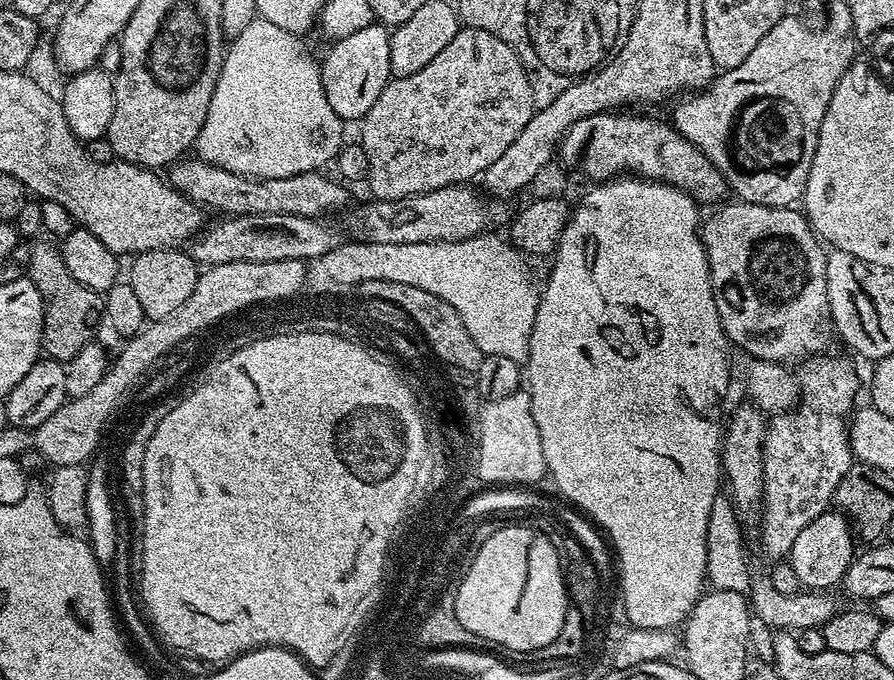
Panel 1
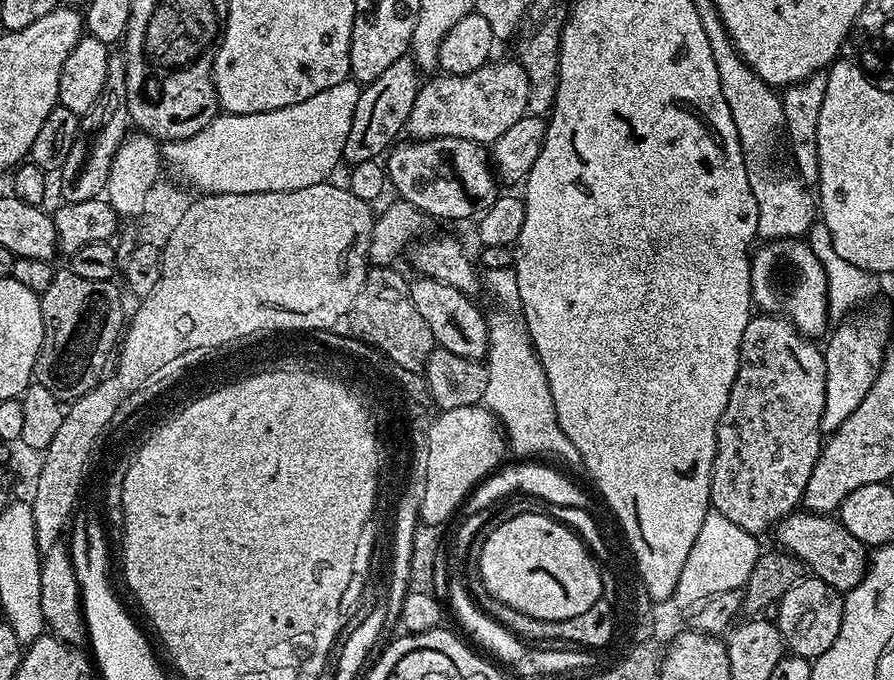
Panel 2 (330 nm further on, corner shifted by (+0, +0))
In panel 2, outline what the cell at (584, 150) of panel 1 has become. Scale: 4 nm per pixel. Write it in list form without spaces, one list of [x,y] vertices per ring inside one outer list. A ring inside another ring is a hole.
[[[434,138],[397,143],[387,153],[386,171],[395,195],[436,220],[468,220],[494,206],[498,176],[485,145],[466,138]]]

